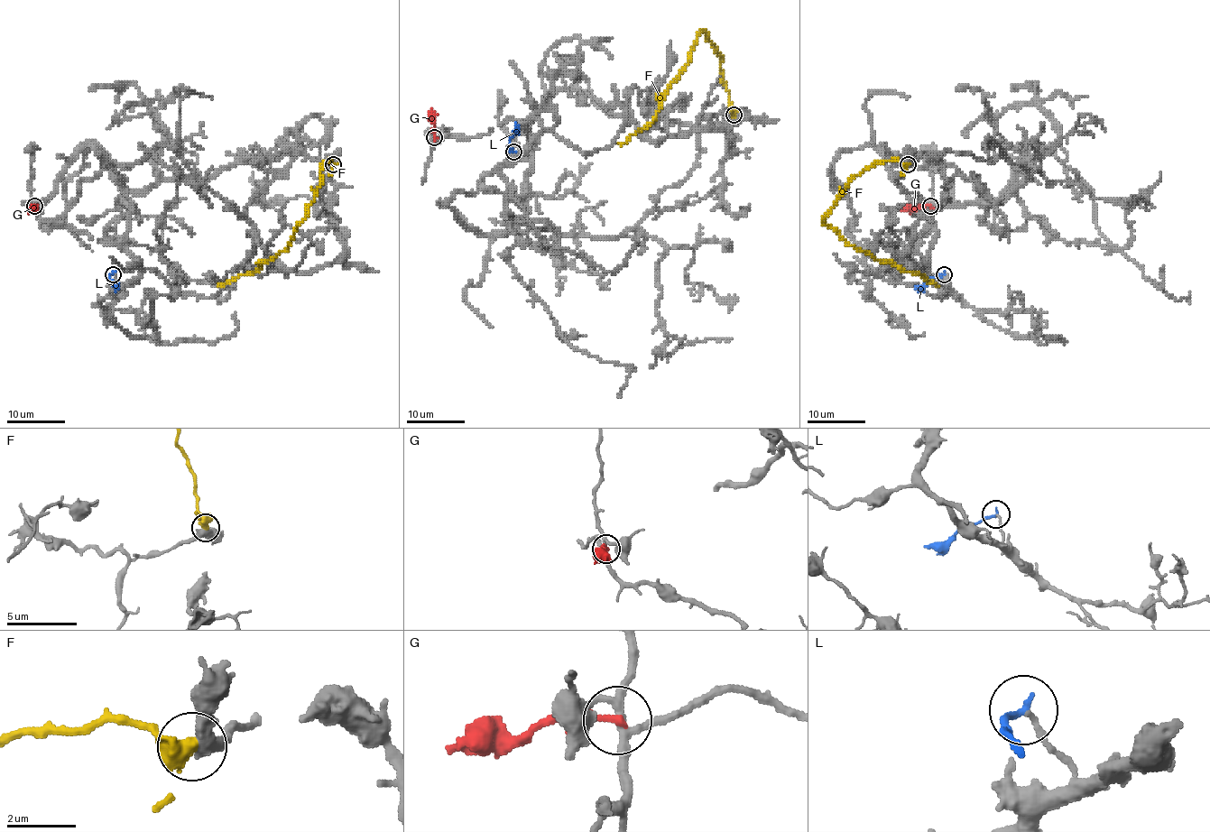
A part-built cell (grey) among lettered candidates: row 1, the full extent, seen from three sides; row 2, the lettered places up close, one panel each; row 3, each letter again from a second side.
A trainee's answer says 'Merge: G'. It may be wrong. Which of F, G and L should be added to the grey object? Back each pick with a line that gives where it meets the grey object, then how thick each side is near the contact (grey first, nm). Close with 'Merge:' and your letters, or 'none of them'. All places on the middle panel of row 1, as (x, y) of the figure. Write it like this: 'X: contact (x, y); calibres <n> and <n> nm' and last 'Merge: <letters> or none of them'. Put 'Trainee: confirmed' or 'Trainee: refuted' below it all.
L: contact (513, 152); calibres 160 and 200 nm
Merge: L
Trainee: refuted

